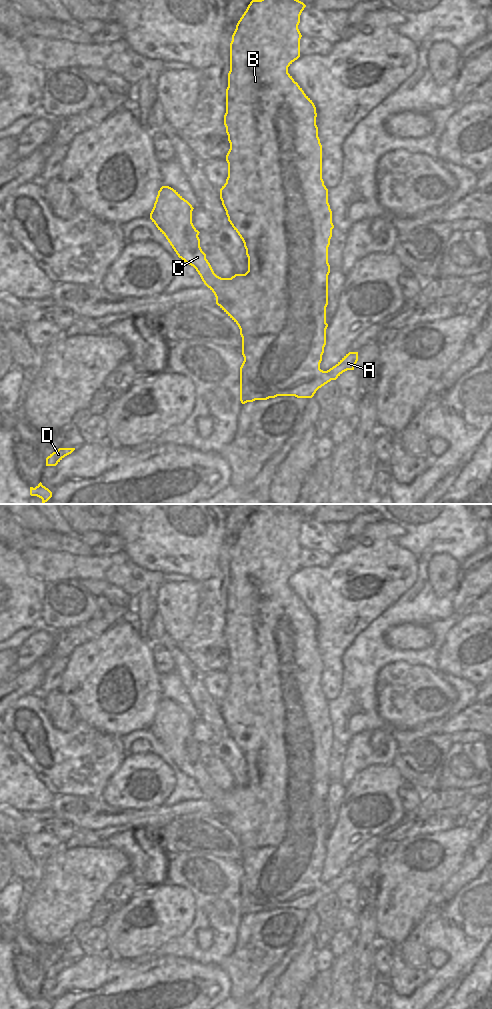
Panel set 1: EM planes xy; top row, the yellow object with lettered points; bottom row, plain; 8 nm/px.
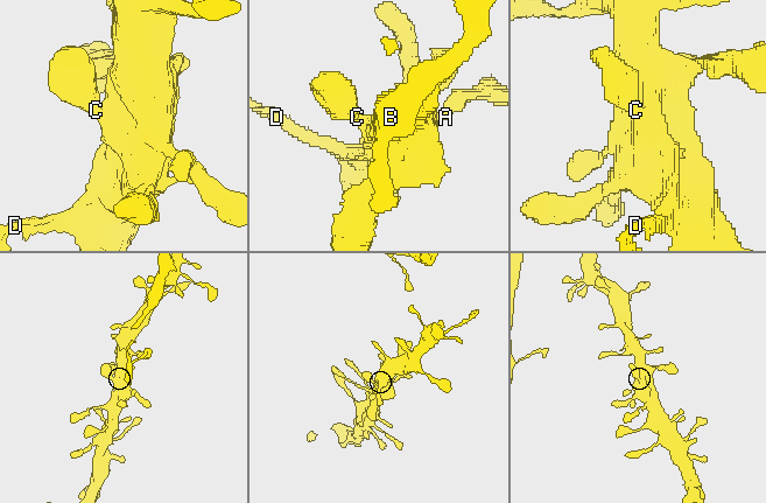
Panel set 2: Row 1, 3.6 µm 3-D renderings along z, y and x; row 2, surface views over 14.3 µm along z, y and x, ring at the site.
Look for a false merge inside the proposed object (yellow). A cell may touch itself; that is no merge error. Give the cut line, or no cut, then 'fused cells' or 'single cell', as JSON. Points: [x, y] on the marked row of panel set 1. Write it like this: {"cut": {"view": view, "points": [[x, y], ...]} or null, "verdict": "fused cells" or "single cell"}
{"cut": null, "verdict": "single cell"}

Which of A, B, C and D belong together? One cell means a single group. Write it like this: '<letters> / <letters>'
A B C D

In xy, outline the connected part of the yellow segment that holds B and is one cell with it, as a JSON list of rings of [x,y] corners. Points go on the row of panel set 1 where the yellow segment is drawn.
[[[252,0],[246,11],[238,21],[230,43],[230,71],[228,73],[228,87],[226,89],[226,113],[224,125],[230,143],[226,155],[228,163],[228,177],[220,189],[220,199],[226,211],[228,221],[238,233],[244,243],[248,257],[248,271],[245,274],[235,274],[231,278],[217,276],[206,254],[200,247],[199,231],[192,223],[192,205],[185,200],[176,190],[169,186],[162,186],[158,191],[150,219],[158,230],[166,237],[176,254],[187,264],[193,266],[200,275],[204,284],[214,293],[216,304],[238,325],[242,337],[242,355],[244,361],[240,367],[240,401],[242,404],[255,400],[267,400],[277,396],[295,396],[297,398],[312,398],[316,391],[330,382],[336,380],[343,372],[354,370],[358,361],[358,352],[349,352],[335,366],[327,371],[320,369],[324,347],[326,345],[326,307],[328,305],[328,247],[332,237],[332,211],[328,203],[328,189],[322,179],[322,145],[318,137],[316,125],[316,107],[312,100],[304,93],[302,88],[288,73],[288,67],[300,57],[300,39],[302,37],[298,25],[300,15],[306,5],[299,0]]]

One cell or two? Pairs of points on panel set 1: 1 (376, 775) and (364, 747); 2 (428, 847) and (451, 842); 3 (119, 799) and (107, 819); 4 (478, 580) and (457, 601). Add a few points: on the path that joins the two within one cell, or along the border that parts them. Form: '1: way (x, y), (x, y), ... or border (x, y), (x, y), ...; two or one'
1: border (391, 763), (369, 765), (357, 772), (352, 779); two
2: way (434, 847), (445, 847); one
3: border (100, 799), (117, 807), (130, 807), (138, 810); two
4: way (473, 585), (462, 596); one

